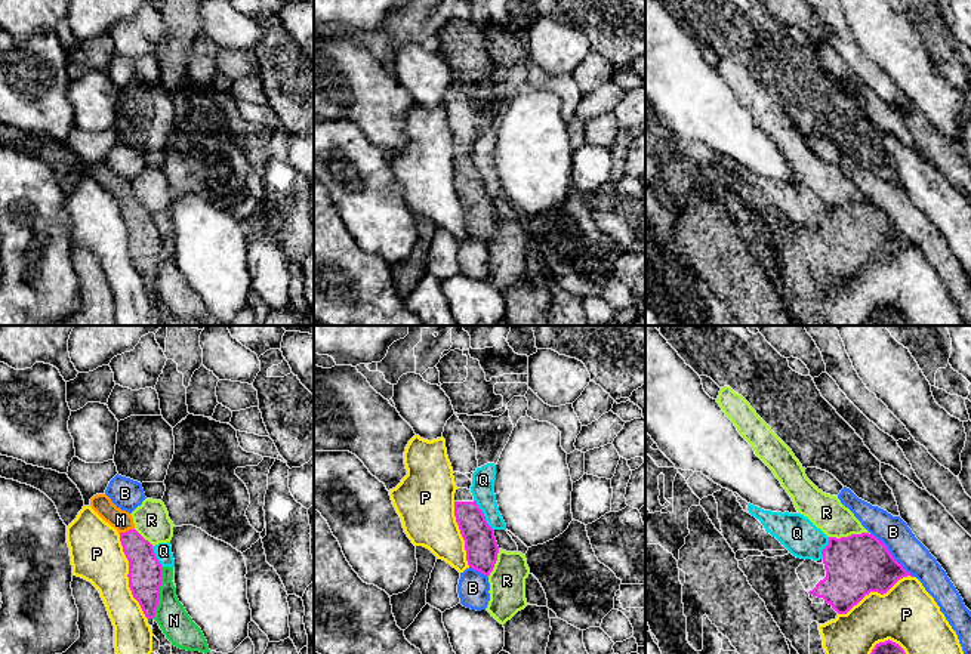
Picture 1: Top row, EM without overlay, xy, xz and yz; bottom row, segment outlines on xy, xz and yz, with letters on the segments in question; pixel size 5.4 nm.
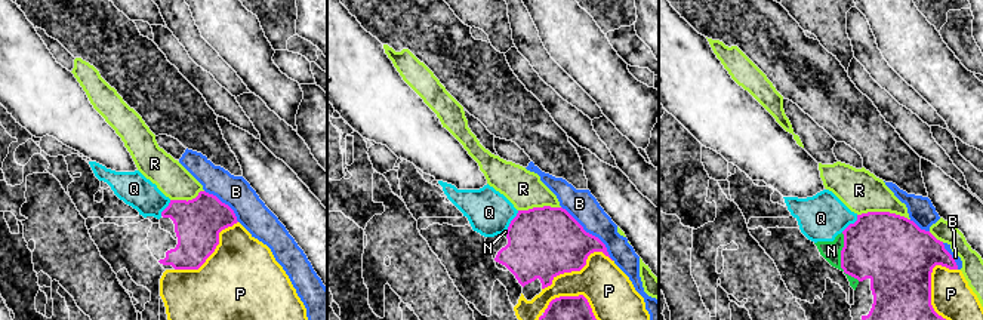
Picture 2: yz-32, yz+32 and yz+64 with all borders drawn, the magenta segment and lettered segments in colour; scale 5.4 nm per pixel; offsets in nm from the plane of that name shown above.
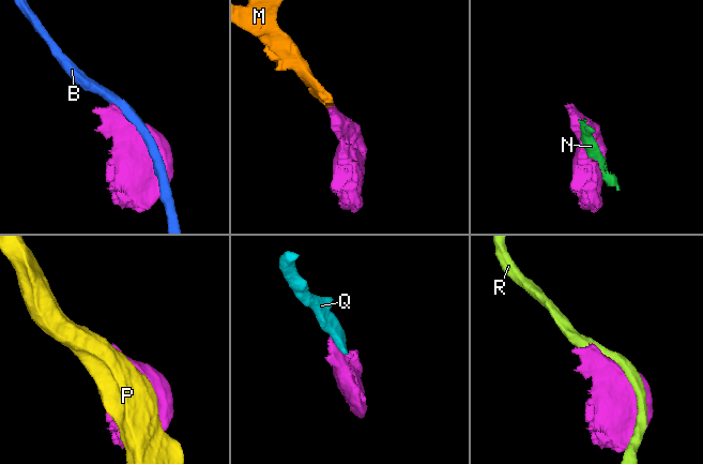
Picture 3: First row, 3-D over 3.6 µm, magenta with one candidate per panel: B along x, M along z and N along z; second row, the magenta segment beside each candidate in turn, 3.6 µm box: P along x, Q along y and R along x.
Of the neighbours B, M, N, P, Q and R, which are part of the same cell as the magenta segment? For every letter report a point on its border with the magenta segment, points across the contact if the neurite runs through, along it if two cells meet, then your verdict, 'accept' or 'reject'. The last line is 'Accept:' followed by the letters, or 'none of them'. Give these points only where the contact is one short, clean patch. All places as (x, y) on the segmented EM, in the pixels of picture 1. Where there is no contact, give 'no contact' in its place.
B: meets magenta in yz at (891, 555); reject
M: meets magenta in xy at (126, 531); runs through xy (145, 571), (141, 555), (126, 531), (120, 520); accept
N: meets magenta in xy at (159, 592); reject
P: meets magenta in xy at (128, 576); reject
Q: meets magenta in xz at (483, 515); border along xz (474, 499), (486, 523), (493, 530); reject
R: meets magenta in yz at (848, 536); reject
Accept: M

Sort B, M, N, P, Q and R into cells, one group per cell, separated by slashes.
B / M / N Q / P / R

